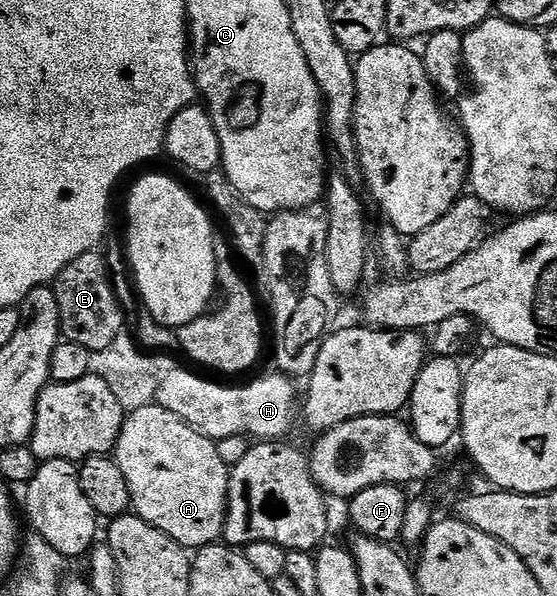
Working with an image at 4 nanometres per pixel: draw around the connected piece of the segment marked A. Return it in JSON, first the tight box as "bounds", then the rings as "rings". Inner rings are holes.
{"bounds":[112,403,231,551],"rings":[[[157,403],[129,410],[122,422],[122,430],[118,443],[112,450],[112,457],[127,479],[133,512],[149,525],[180,543],[187,551],[197,551],[204,545],[213,545],[223,536],[231,470],[220,457],[217,444],[184,423],[180,415],[172,415],[172,411]],[[197,449],[198,462],[190,461],[190,453]]]}

